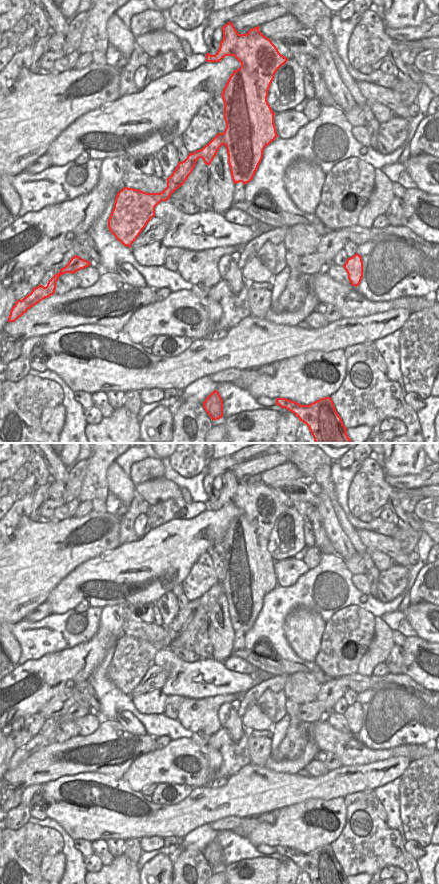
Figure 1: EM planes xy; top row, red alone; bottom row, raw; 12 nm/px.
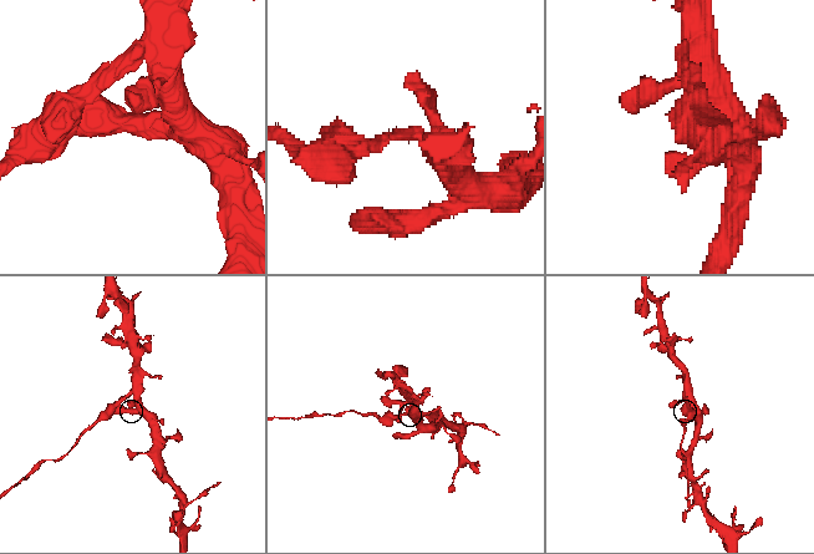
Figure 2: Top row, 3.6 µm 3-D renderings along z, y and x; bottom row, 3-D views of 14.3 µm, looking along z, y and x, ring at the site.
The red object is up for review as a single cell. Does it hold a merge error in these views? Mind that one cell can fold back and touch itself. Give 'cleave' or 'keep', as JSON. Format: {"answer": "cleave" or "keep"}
{"answer": "cleave"}

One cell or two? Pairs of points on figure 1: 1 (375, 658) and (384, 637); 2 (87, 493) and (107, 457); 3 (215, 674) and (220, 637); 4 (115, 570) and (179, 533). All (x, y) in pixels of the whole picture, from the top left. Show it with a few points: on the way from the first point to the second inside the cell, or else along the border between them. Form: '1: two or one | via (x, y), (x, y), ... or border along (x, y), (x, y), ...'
1: one | via (376, 653), (383, 642)
2: one | via (95, 484), (96, 468), (98, 466)
3: two | border along (211, 658), (223, 662)
4: one | via (131, 567), (146, 566), (163, 549)

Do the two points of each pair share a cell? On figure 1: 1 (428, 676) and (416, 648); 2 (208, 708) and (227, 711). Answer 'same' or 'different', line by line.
1: same
2: different

